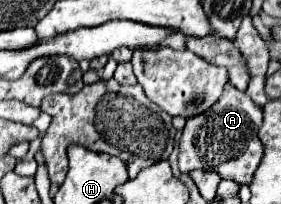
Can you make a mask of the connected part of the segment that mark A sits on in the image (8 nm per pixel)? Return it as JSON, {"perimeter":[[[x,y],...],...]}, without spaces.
{"perimeter":[[[228,83],[228,87],[224,87],[220,103],[216,103],[212,111],[206,111],[204,115],[186,121],[186,127],[178,143],[180,171],[182,173],[190,173],[194,169],[216,171],[222,179],[232,179],[240,185],[250,185],[254,179],[254,171],[264,155],[262,143],[256,135],[260,123],[262,123],[262,109],[244,91],[238,91]]]}

